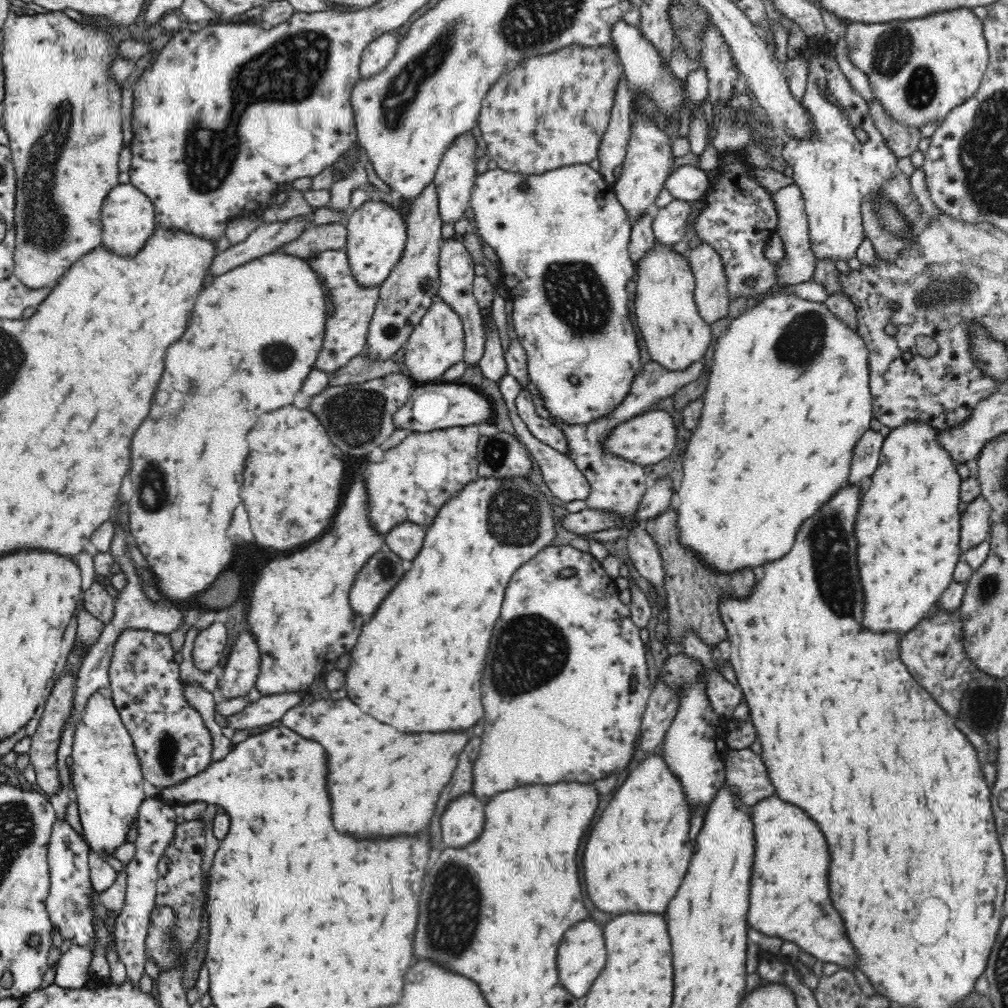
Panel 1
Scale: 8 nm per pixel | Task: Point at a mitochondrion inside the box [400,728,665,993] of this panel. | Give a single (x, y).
(453, 914)

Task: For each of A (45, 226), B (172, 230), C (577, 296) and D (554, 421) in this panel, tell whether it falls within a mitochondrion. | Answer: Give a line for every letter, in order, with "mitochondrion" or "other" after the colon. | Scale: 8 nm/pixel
A: mitochondrion
B: other
C: mitochondrion
D: other

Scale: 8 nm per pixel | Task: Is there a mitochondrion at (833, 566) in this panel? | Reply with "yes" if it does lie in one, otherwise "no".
yes

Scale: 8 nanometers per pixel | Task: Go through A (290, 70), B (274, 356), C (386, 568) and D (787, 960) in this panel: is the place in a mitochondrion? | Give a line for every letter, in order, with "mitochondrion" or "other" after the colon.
A: mitochondrion
B: mitochondrion
C: mitochondrion
D: other

